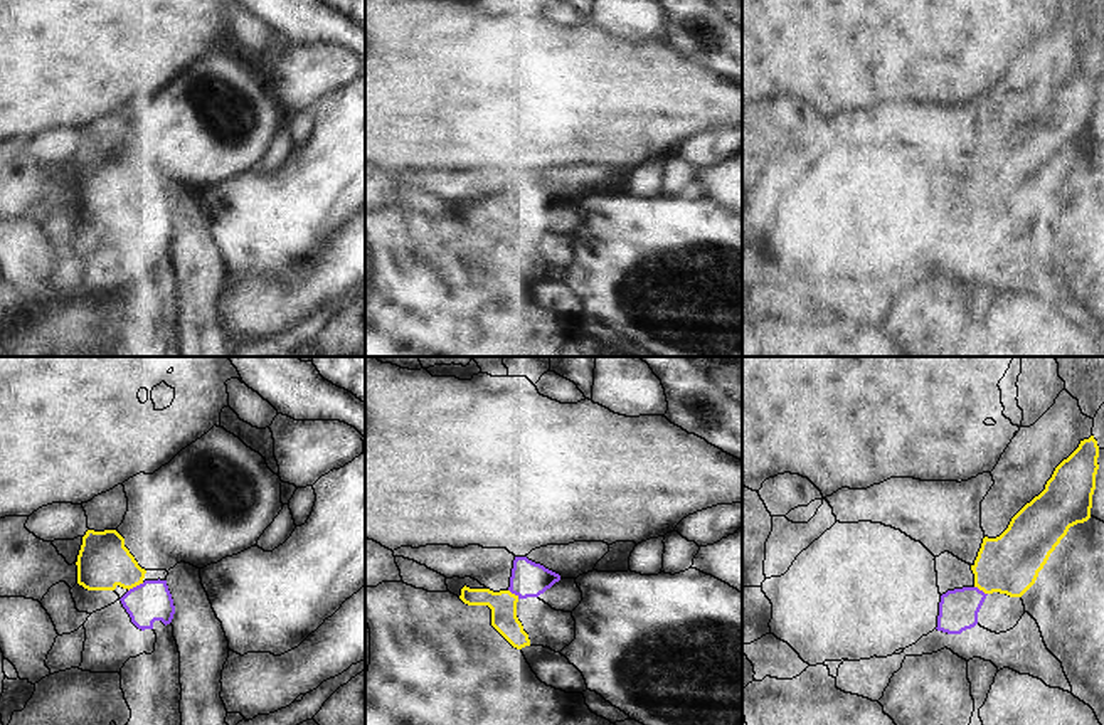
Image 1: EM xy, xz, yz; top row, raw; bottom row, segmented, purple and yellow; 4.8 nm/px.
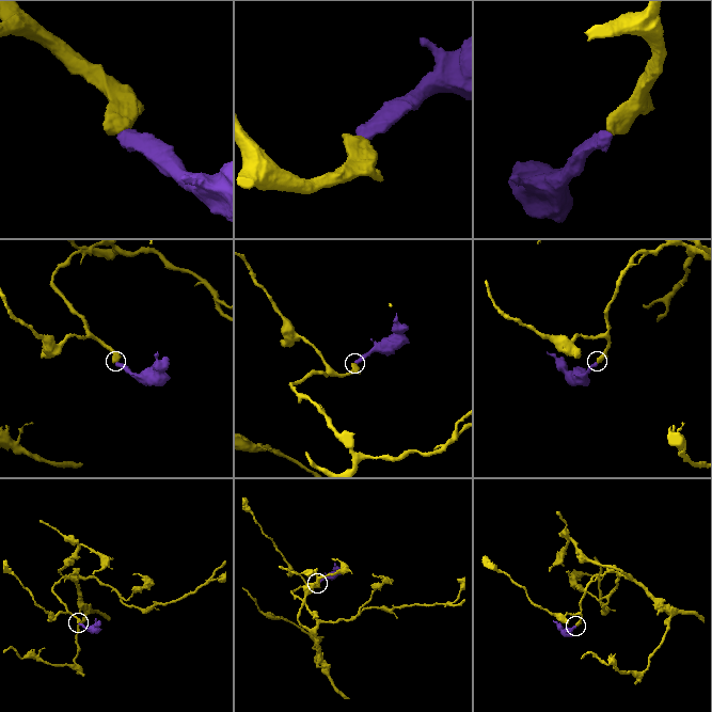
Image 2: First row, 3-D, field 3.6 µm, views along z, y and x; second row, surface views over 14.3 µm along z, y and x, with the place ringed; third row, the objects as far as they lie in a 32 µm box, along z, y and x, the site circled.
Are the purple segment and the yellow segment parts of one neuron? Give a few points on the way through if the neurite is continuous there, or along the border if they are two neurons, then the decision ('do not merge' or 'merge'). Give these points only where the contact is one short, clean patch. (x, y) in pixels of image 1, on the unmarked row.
way xy (150, 224), (137, 209), (116, 189), (103, 185); merge

